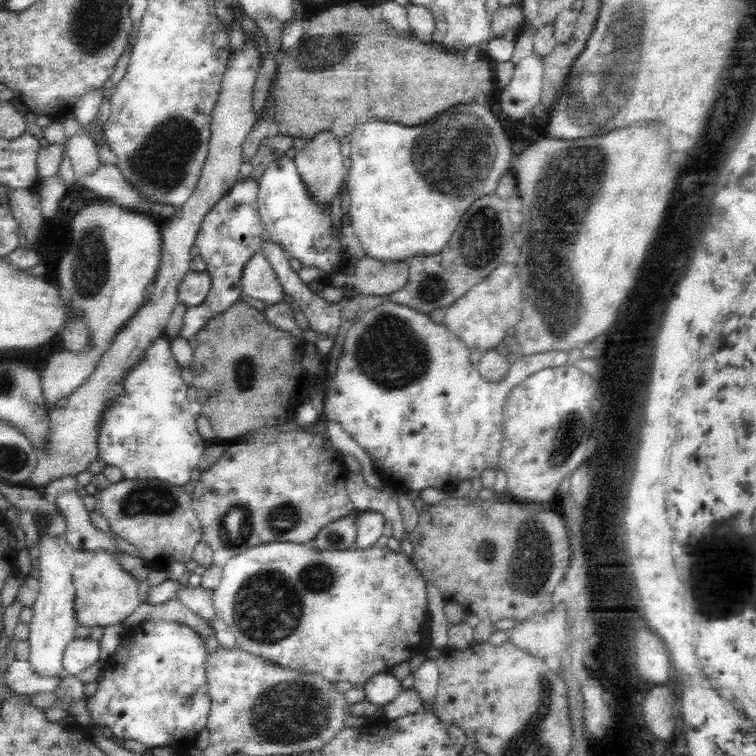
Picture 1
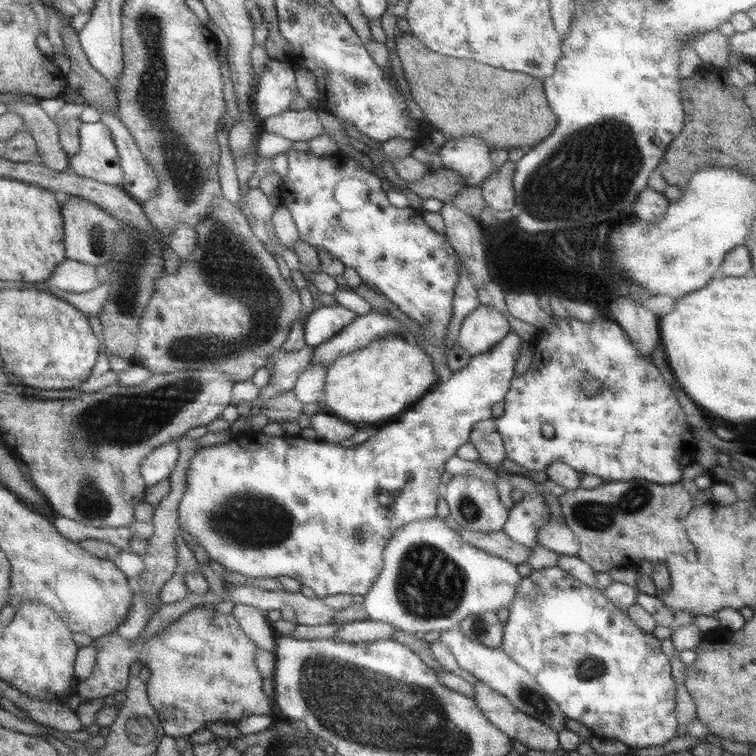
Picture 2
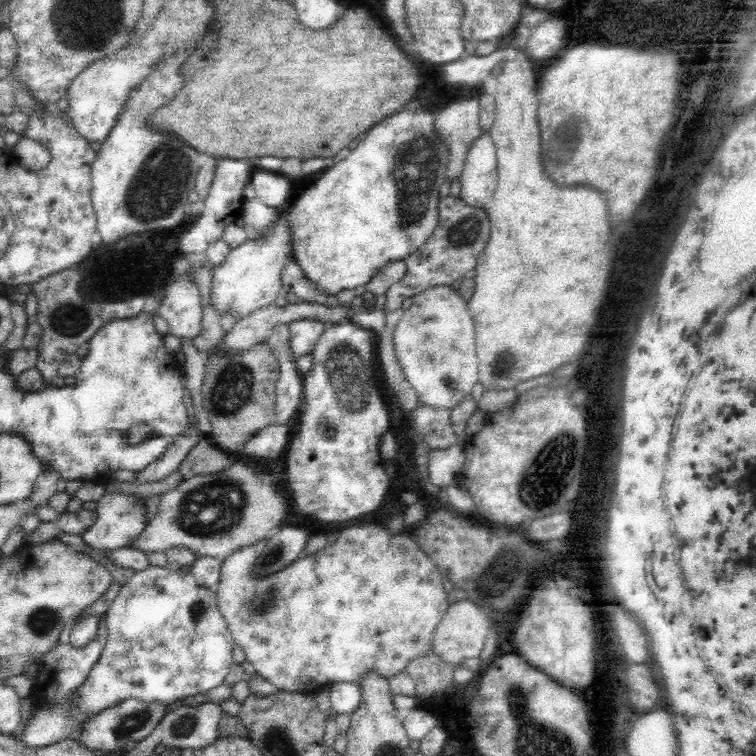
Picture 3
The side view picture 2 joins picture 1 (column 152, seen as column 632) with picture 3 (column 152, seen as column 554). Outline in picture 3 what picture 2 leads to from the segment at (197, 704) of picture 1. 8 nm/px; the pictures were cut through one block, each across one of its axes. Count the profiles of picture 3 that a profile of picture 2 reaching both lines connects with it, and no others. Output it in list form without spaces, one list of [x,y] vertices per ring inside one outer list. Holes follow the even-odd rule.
[[[150,565],[146,570],[135,571],[128,582],[121,585],[118,595],[105,612],[107,641],[100,658],[92,666],[87,679],[75,690],[69,703],[56,703],[42,707],[31,716],[18,740],[25,746],[44,747],[75,736],[86,720],[104,708],[116,706],[126,698],[144,702],[171,704],[175,700],[204,694],[224,683],[233,662],[233,636],[225,618],[219,611],[217,593],[200,586],[194,575],[171,571],[167,567]]]

